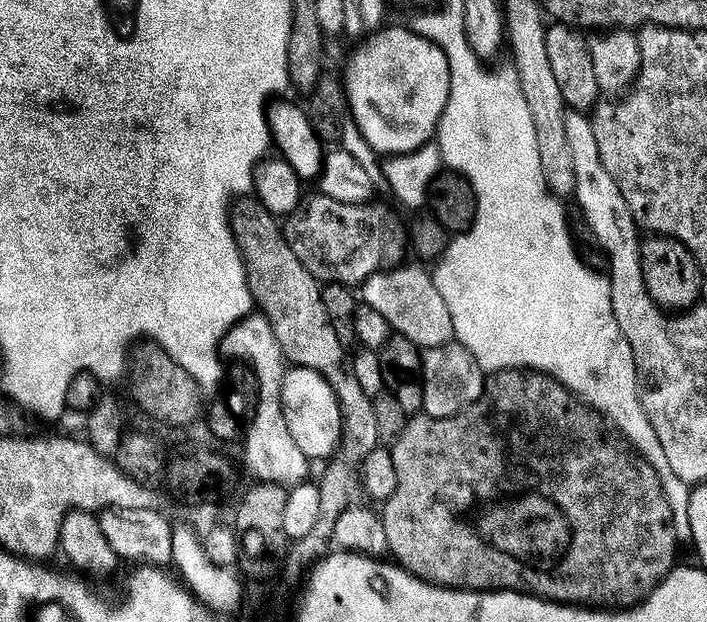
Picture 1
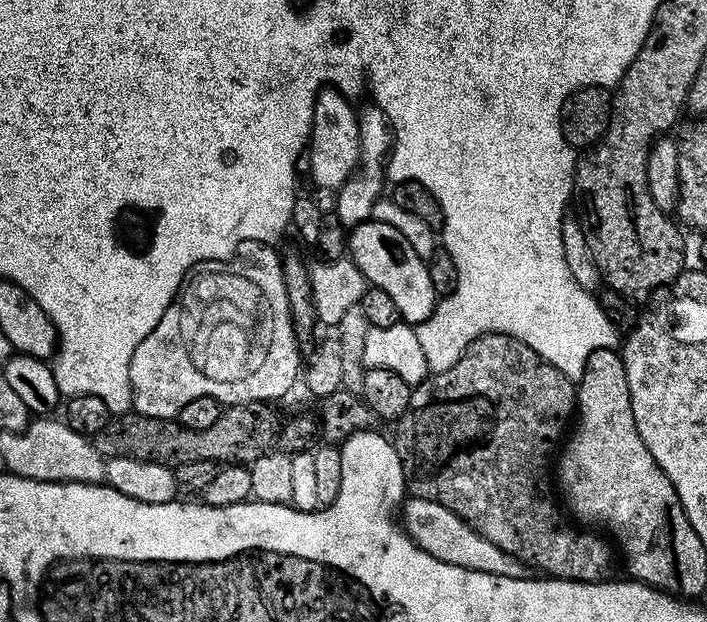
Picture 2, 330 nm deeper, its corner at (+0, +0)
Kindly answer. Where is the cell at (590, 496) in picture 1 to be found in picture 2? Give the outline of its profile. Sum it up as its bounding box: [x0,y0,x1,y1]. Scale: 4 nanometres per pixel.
[394,332,612,581]

